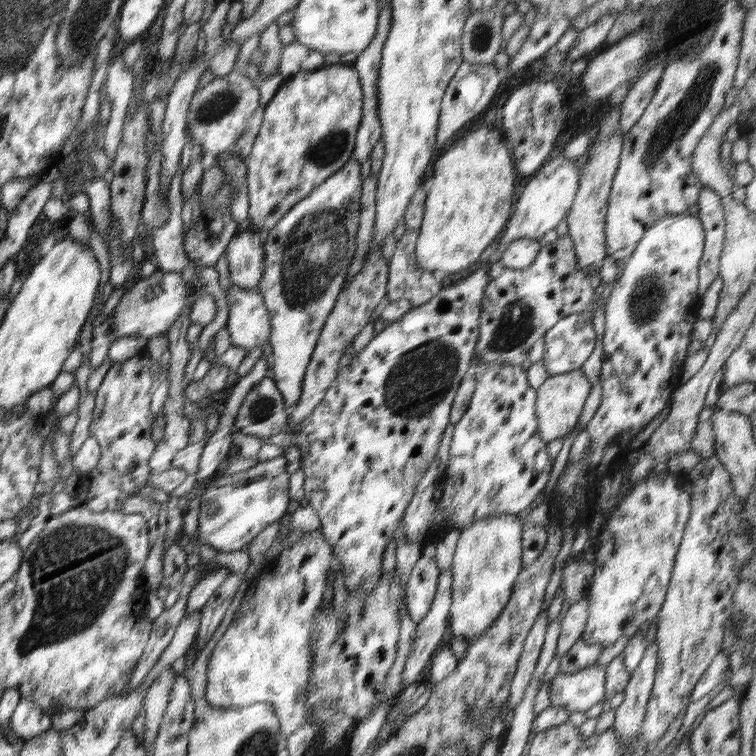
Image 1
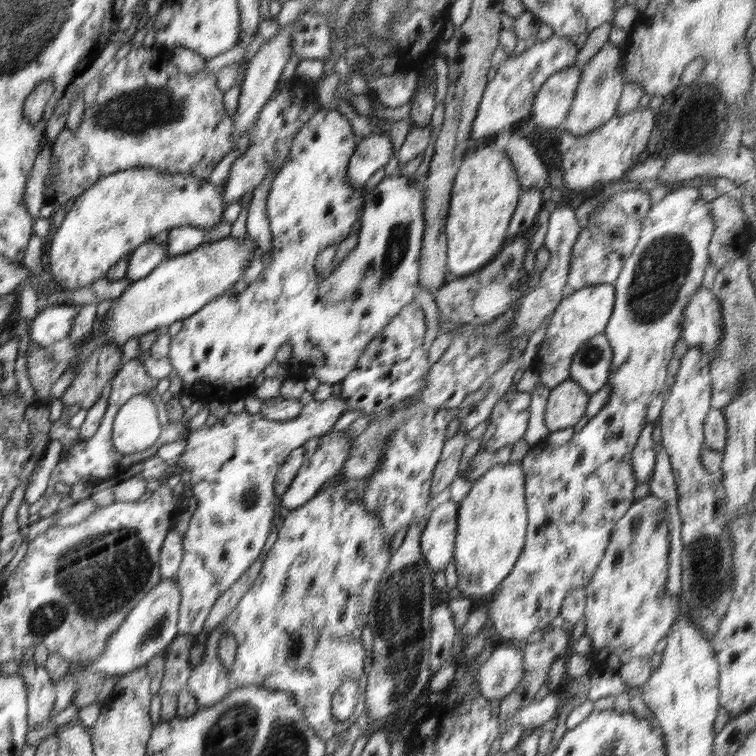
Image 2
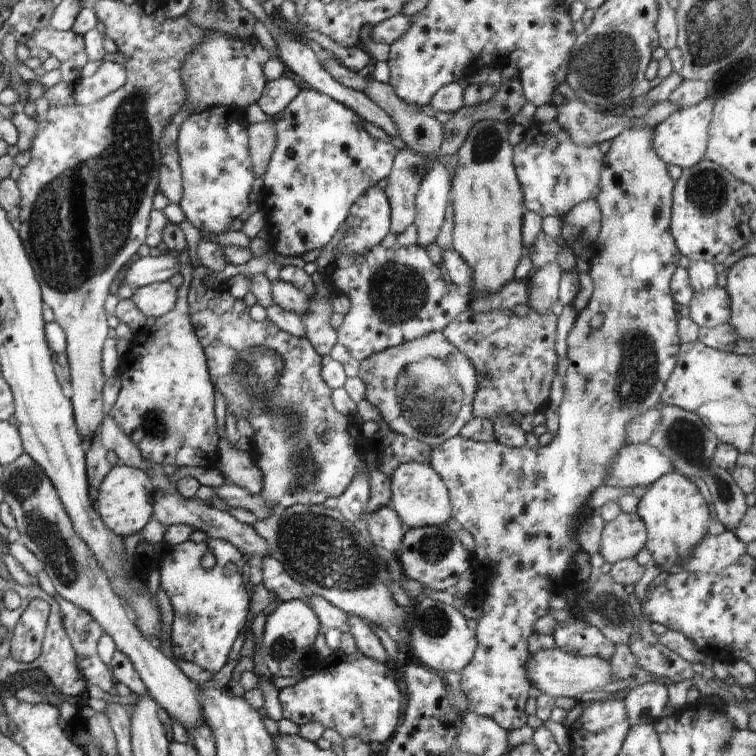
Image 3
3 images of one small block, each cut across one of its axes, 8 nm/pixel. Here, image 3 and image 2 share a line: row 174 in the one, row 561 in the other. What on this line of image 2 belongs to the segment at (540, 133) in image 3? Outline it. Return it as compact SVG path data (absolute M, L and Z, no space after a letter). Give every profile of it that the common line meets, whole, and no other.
M680 187L675 191L667 193L660 202L651 206L648 215L642 221L641 233L638 242L635 244L631 255L626 259L621 273L614 282L615 286L615 303L607 322L605 331L603 332L609 340L611 349L613 350L613 357L610 365L610 374L607 378L607 385L611 388L611 393L608 397L606 406L594 416L590 418L590 422L582 428L579 432L573 434L572 439L563 446L554 447L554 450L548 454L544 448L540 446L533 446L526 454L526 457L520 462L522 471L525 475L525 503L527 506L527 531L525 536L525 544L520 557L516 561L514 568L510 574L502 580L497 586L496 597L489 606L488 622L495 628L495 633L501 636L501 640L513 641L526 640L533 632L547 628L556 620L559 620L559 613L566 594L576 588L585 587L591 581L592 575L598 568L599 562L604 557L606 548L608 547L612 531L615 530L615 524L619 518L622 518L625 512L636 501L634 498L634 489L636 488L636 480L634 480L634 472L632 472L631 455L633 449L636 447L638 438L642 430L647 425L646 422L646 409L652 404L652 400L660 397L660 390L664 388L664 382L670 376L668 374L668 364L674 356L674 346L682 336L683 322L685 319L685 308L688 304L689 298L696 294L696 291L701 287L702 278L706 274L706 268L710 263L708 247L712 240L712 235L715 229L715 224L712 222L710 214L711 204L707 198L702 197L698 187Z

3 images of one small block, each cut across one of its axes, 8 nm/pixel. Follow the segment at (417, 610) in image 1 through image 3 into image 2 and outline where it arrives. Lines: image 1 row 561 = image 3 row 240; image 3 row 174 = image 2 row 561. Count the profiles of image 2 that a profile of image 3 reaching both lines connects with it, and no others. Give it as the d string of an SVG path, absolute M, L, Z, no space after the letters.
M452 499L434 507L421 532L422 557L436 573L451 566L458 509L458 504Z

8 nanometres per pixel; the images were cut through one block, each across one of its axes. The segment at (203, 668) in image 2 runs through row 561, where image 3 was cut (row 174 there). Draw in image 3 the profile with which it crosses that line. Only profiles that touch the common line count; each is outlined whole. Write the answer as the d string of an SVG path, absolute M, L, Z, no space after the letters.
M304 86L300 87L296 98L273 121L276 122L276 146L268 162L266 175L262 178L261 193L261 207L274 232L272 251L288 257L301 257L309 251L319 253L347 220L352 204L370 187L388 178L399 144L372 138L360 124L362 119L353 110Z

